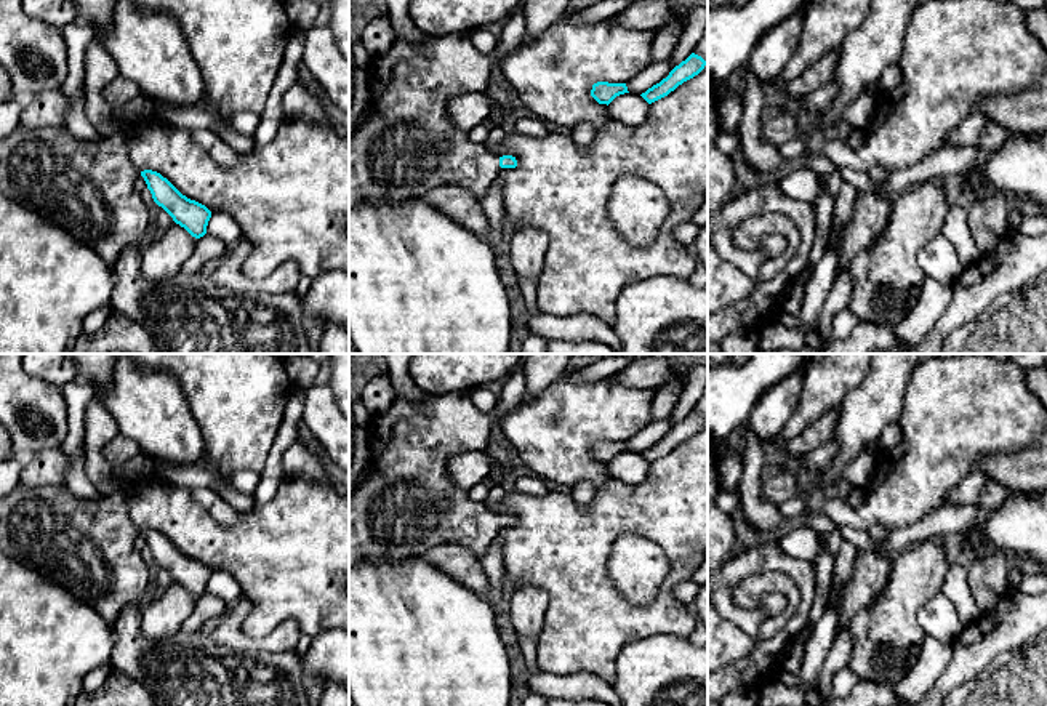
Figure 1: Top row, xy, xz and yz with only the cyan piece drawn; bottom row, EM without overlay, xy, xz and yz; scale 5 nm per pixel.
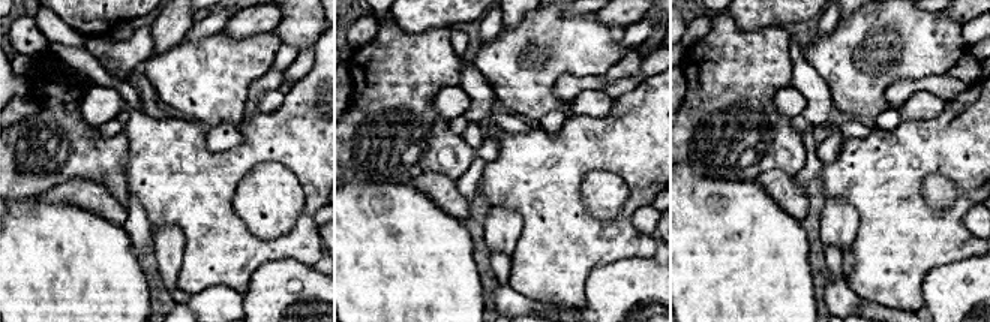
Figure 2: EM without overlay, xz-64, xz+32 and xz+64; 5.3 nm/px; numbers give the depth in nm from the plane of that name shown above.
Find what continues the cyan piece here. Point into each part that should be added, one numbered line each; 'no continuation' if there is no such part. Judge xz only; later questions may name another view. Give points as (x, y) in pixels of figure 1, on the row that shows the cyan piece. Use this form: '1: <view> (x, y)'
1: xz (409, 146)

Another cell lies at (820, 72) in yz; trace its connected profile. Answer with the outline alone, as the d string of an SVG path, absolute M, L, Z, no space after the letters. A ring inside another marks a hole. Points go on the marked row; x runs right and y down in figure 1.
M839 48L831 50L815 61L800 77L786 83L786 93L794 106L807 94L828 85L832 80L839 61Z

